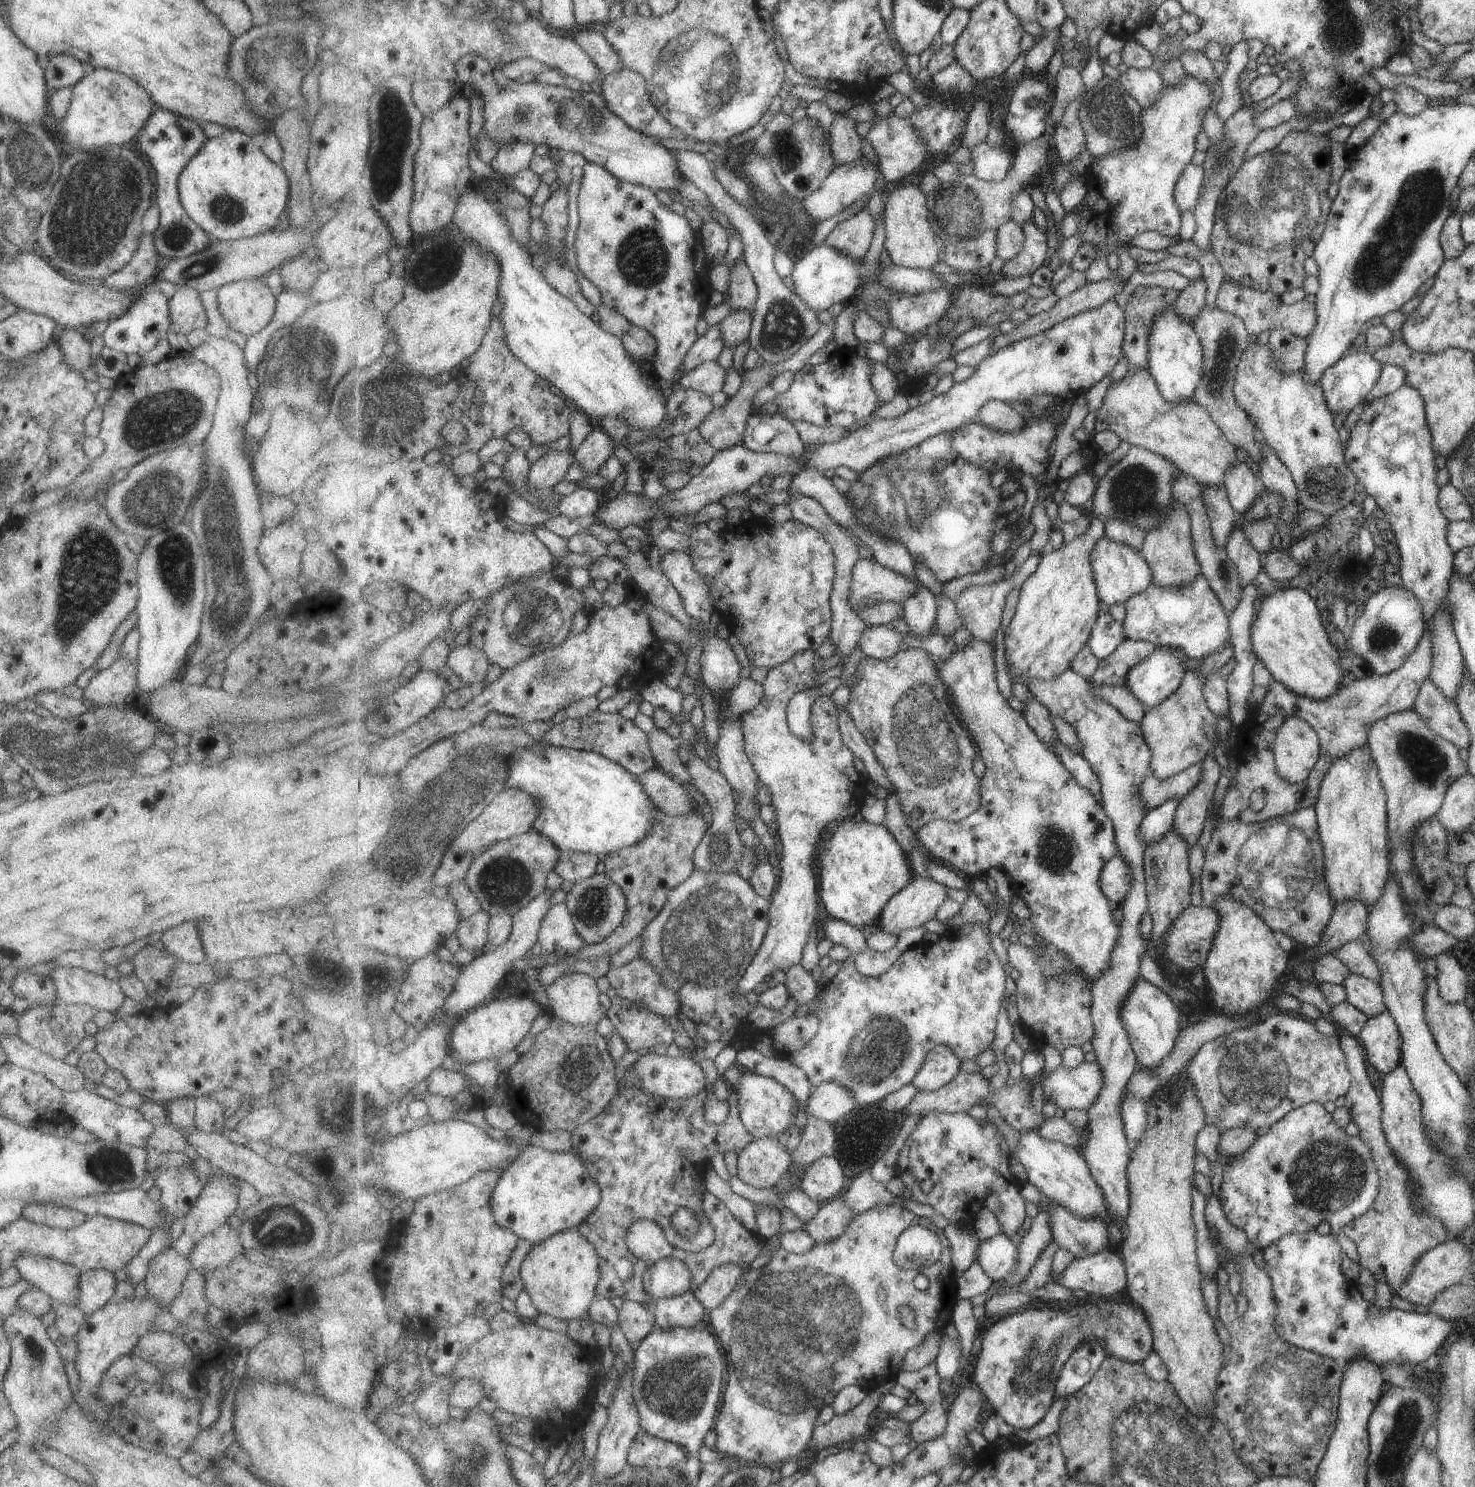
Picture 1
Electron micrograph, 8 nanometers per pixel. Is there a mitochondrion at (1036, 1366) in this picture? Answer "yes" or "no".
yes

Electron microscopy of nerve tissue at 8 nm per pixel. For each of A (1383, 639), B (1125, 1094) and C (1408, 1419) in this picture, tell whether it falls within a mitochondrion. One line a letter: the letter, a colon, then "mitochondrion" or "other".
A: mitochondrion
B: other
C: mitochondrion

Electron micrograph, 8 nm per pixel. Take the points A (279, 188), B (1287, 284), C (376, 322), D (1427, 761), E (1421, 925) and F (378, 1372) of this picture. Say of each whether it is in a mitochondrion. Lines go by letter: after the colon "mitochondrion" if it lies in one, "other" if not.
A: other
B: other
C: other
D: mitochondrion
E: other
F: other

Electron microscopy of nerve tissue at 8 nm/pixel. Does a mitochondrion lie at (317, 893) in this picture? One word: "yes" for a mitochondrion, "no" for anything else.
no

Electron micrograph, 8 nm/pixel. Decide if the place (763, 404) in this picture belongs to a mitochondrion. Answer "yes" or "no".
no

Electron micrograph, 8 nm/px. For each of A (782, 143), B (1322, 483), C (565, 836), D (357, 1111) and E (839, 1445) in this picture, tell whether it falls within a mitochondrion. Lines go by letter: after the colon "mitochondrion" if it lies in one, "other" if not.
A: mitochondrion
B: mitochondrion
C: other
D: mitochondrion
E: other

